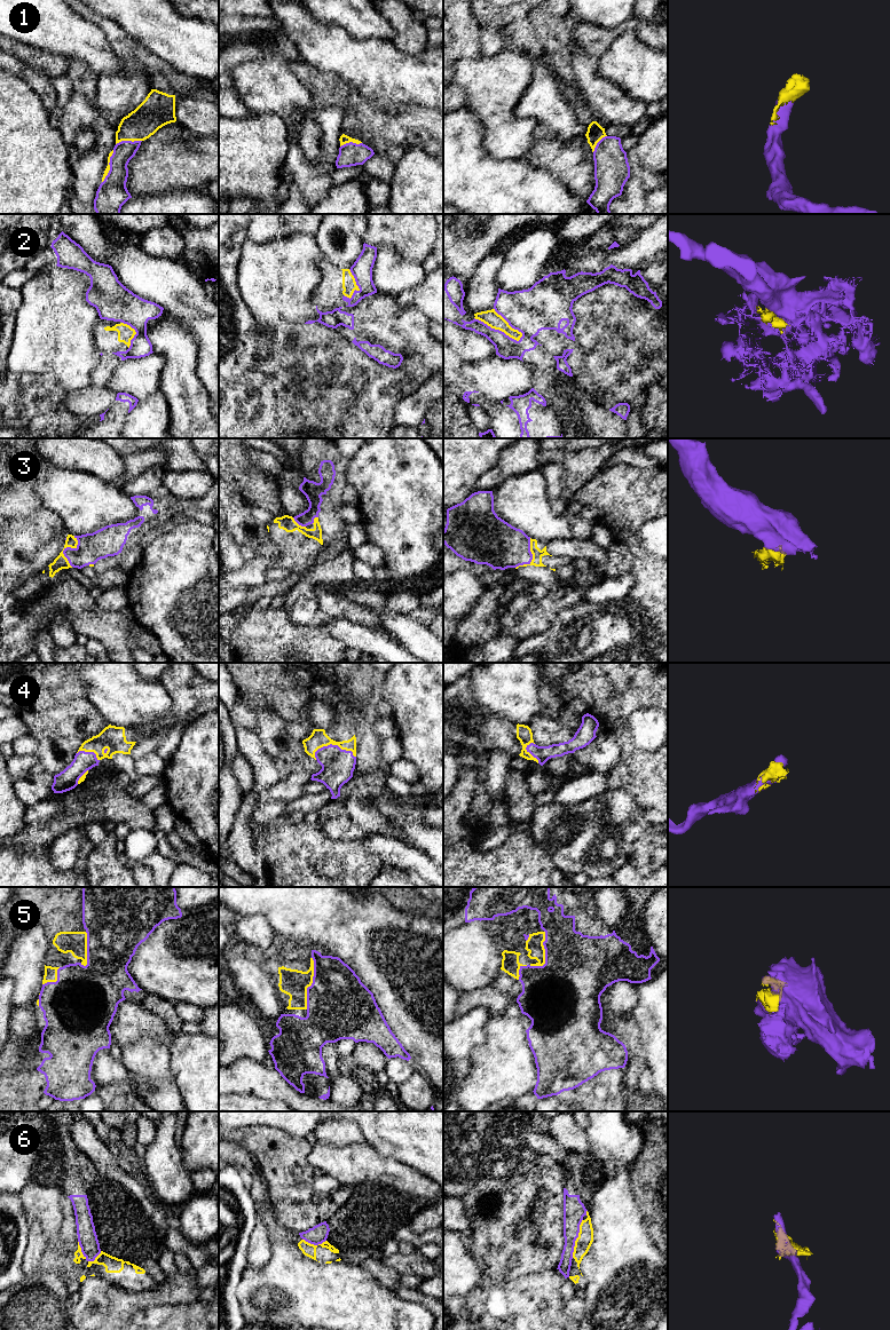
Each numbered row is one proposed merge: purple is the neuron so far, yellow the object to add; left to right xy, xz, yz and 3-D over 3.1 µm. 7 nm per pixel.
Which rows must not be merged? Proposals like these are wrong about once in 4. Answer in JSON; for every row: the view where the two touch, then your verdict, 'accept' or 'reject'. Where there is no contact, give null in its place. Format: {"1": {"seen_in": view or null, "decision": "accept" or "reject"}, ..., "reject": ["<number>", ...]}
{"1": {"seen_in": "xy", "decision": "accept"}, "2": {"seen_in": "yz", "decision": "reject"}, "3": {"seen_in": "xy", "decision": "accept"}, "4": {"seen_in": "xz", "decision": "accept"}, "5": {"seen_in": "xz", "decision": "accept"}, "6": {"seen_in": "yz", "decision": "reject"}, "reject": ["2", "6"]}

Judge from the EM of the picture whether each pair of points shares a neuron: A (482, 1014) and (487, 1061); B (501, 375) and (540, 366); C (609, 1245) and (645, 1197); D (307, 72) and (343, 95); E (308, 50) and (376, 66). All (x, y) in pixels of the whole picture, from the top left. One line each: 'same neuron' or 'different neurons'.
A: different neurons
B: different neurons
C: different neurons
D: same neuron
E: same neuron

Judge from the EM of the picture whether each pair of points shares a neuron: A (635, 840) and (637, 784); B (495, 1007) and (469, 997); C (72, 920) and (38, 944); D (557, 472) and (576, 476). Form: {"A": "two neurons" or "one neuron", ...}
{"A": "two neurons", "B": "one neuron", "C": "two neurons", "D": "two neurons"}

